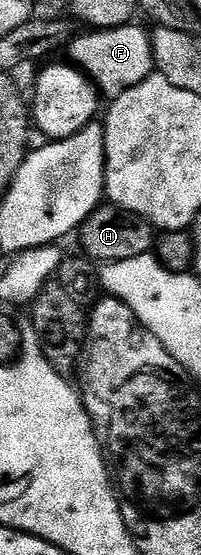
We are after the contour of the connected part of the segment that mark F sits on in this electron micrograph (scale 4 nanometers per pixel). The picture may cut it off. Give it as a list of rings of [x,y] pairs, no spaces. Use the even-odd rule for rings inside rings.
[[[129,23],[117,29],[81,32],[72,38],[70,48],[71,64],[79,69],[101,94],[104,92],[105,98],[108,99],[125,93],[130,87],[142,83],[154,73],[152,40],[136,23]]]

